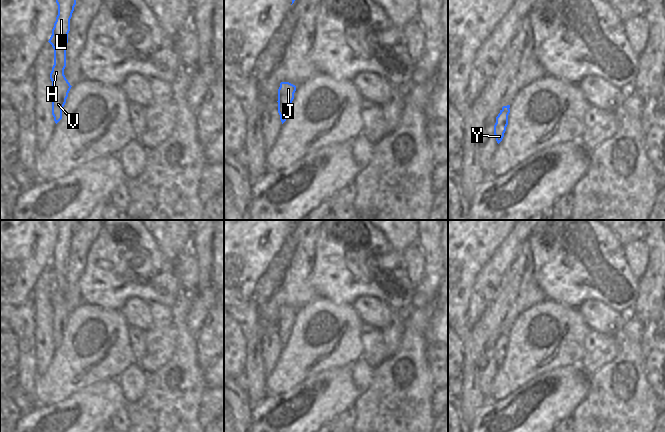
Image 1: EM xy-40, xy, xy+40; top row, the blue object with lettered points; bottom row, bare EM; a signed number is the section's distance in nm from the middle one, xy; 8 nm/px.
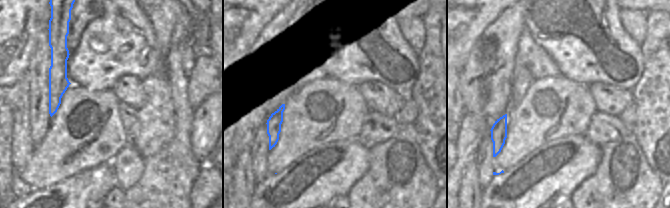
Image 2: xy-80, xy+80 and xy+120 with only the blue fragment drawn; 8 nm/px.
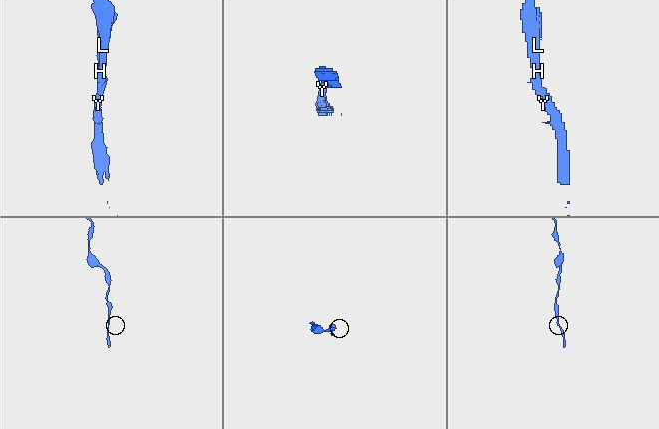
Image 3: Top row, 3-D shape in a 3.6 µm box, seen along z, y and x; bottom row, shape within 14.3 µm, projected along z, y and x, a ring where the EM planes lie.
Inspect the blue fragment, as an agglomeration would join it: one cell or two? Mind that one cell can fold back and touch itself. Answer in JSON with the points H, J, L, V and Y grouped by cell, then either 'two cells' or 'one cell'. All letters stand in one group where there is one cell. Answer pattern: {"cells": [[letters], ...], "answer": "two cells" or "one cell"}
{"cells": [["H", "J", "L", "V", "Y"]], "answer": "one cell"}

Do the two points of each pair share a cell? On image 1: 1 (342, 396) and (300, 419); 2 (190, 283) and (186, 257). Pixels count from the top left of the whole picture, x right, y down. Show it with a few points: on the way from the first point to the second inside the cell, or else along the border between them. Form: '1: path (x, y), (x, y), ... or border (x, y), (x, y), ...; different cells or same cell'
1: path (332, 396), (324, 396), (310, 410); same cell
2: path (188, 277), (187, 263); same cell

